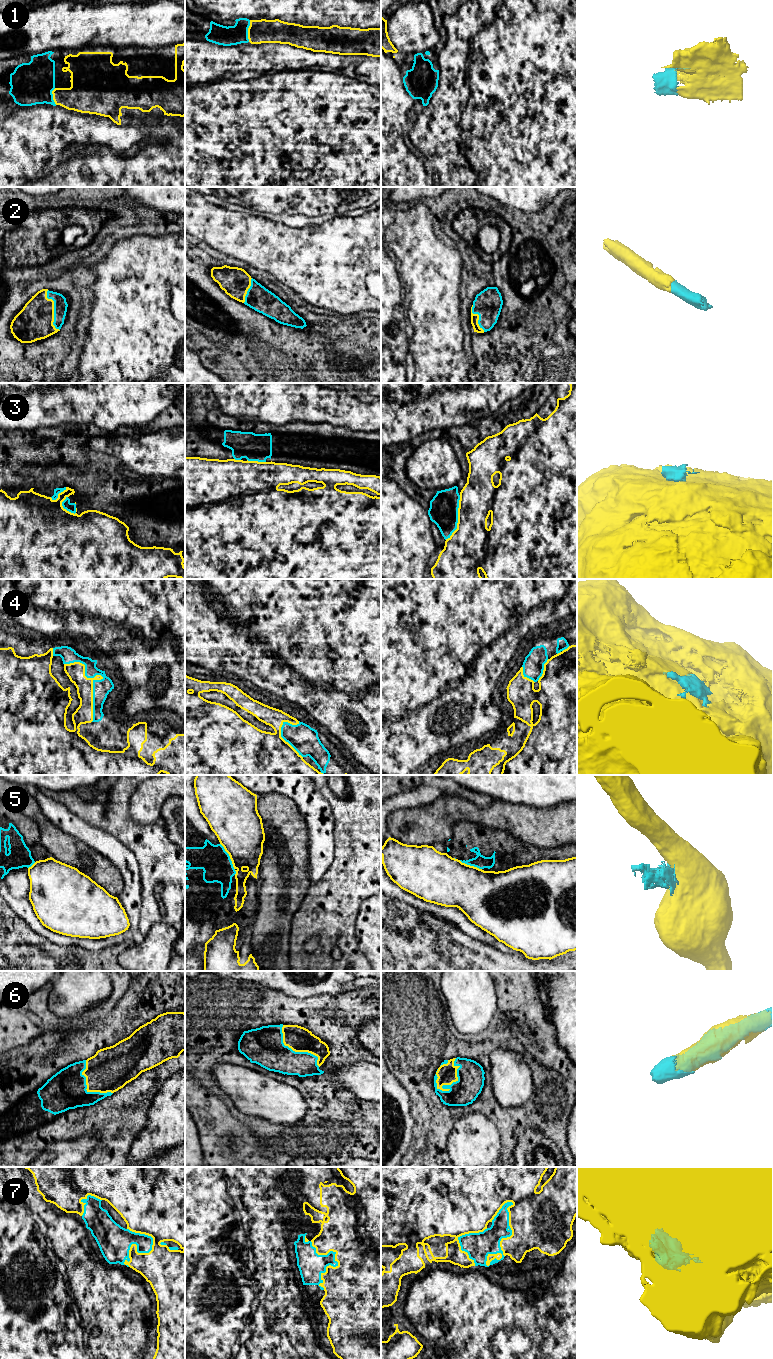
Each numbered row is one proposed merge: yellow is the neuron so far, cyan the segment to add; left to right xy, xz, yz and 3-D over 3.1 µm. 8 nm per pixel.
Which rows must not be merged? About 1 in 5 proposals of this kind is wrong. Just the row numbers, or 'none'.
3, 5

